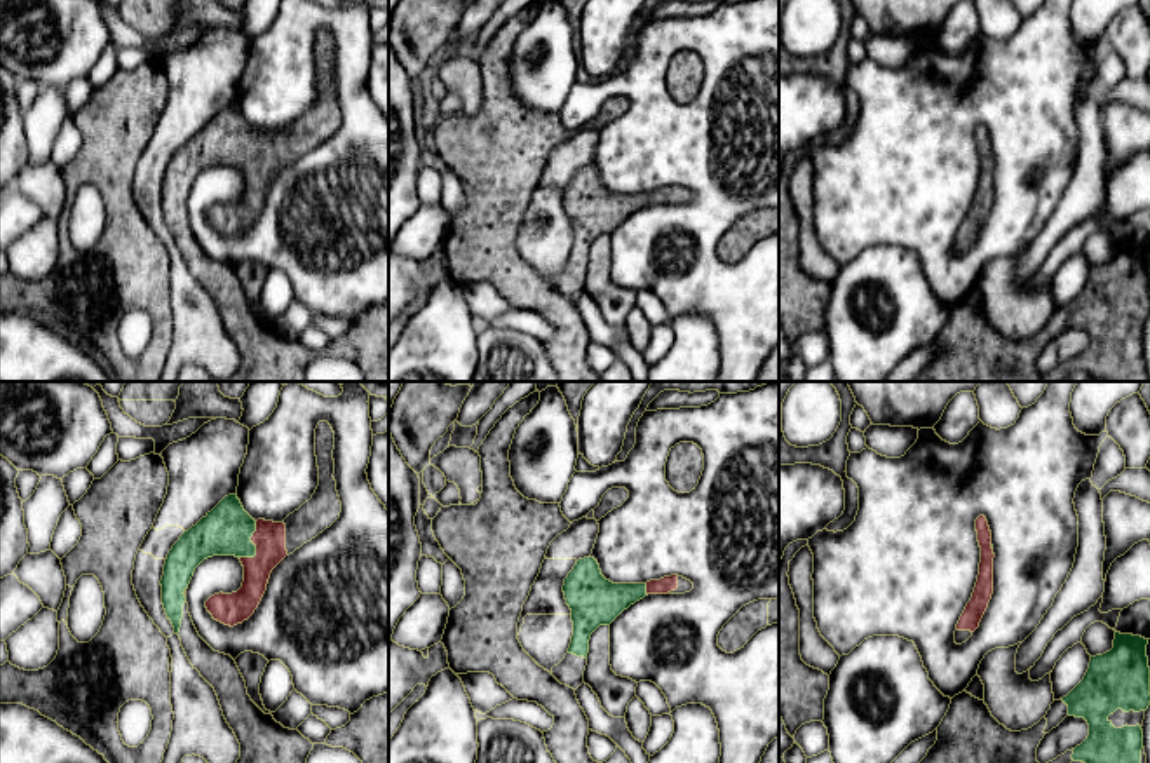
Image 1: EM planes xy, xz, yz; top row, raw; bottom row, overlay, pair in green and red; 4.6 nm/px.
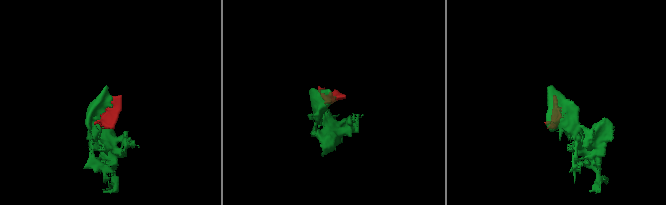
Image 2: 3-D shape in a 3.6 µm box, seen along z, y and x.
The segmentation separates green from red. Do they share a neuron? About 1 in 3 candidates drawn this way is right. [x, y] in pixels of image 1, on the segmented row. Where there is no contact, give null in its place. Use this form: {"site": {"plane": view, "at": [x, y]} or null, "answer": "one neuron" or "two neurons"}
{"site": {"plane": "xy", "at": [255, 546]}, "answer": "one neuron"}

